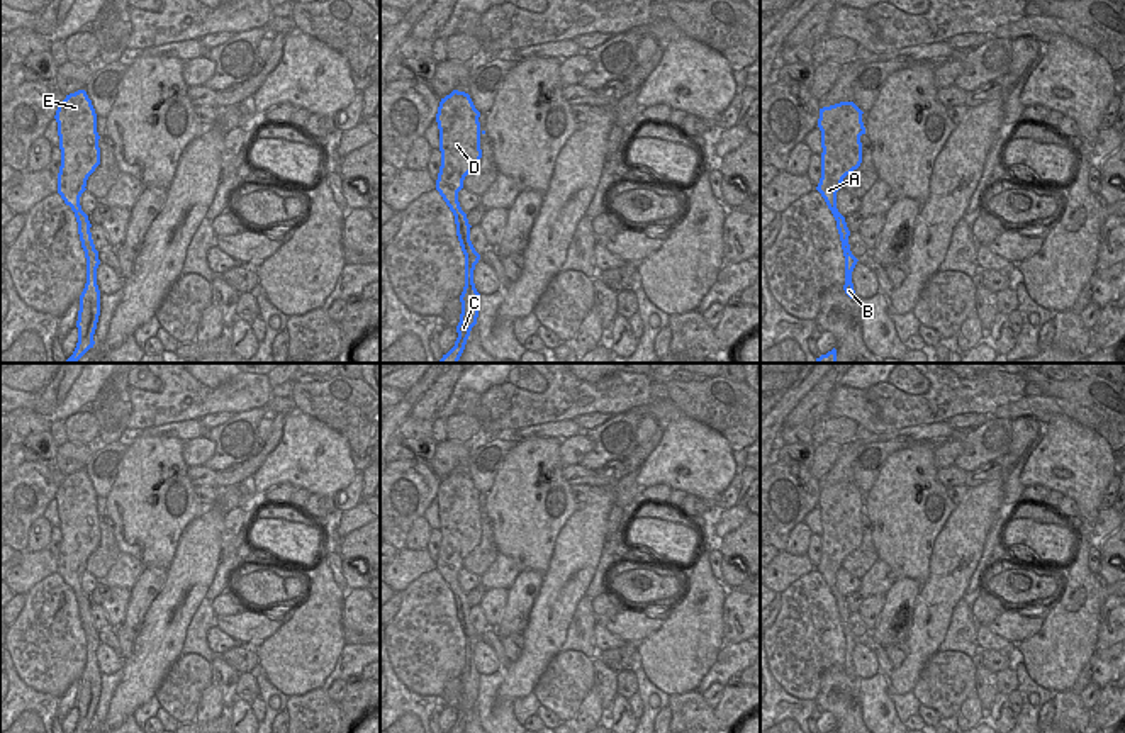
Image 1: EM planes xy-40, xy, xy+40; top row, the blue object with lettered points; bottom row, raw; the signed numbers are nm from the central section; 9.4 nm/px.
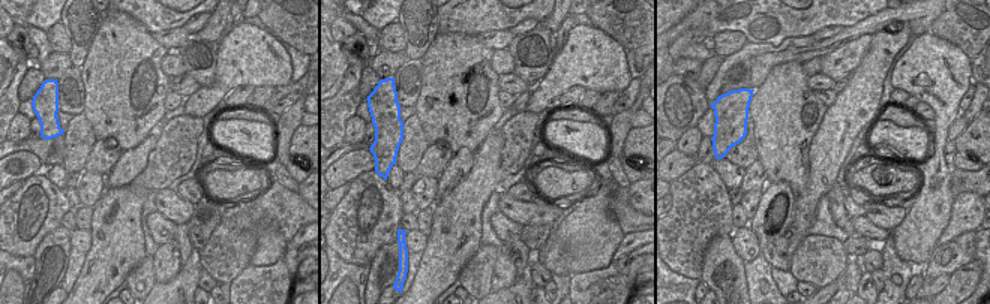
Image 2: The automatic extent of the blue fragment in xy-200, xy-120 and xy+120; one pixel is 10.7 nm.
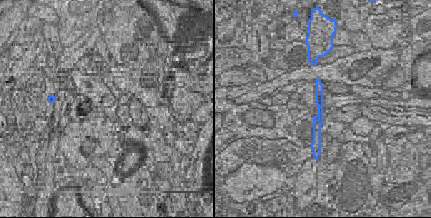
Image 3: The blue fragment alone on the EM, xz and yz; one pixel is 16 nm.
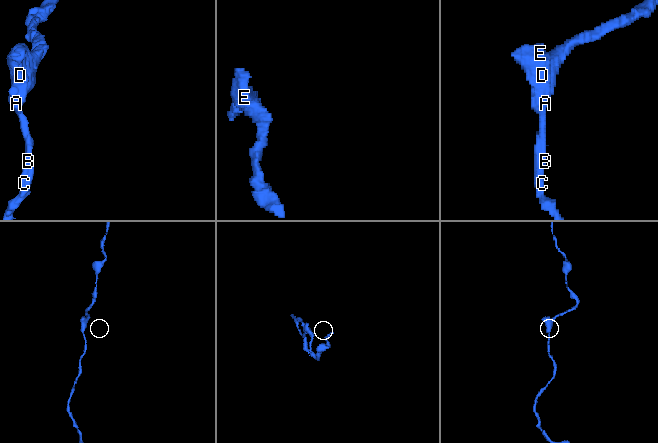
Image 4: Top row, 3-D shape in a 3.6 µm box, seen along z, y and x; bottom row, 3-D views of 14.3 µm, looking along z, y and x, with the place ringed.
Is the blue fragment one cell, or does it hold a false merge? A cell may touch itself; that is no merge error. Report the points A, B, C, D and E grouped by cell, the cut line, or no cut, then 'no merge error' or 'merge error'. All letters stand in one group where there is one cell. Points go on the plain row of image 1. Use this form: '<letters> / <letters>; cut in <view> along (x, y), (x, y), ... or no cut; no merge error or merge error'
A B C D E; no cut; no merge error

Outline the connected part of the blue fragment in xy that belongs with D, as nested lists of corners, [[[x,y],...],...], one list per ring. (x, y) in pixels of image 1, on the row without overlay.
[[[453,470],[441,478],[436,502],[439,509],[441,546],[436,560],[436,570],[455,596],[456,616],[465,635],[465,667],[460,675],[462,694],[456,706],[458,718],[448,733],[463,733],[472,708],[479,697],[480,674],[473,663],[473,650],[480,640],[470,621],[470,604],[467,594],[458,582],[458,572],[463,568],[463,560],[472,553],[482,538],[480,492],[465,472]]]

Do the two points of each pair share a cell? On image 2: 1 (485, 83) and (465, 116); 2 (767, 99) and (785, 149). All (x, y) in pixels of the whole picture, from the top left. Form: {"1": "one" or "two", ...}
{"1": "one", "2": "one"}

